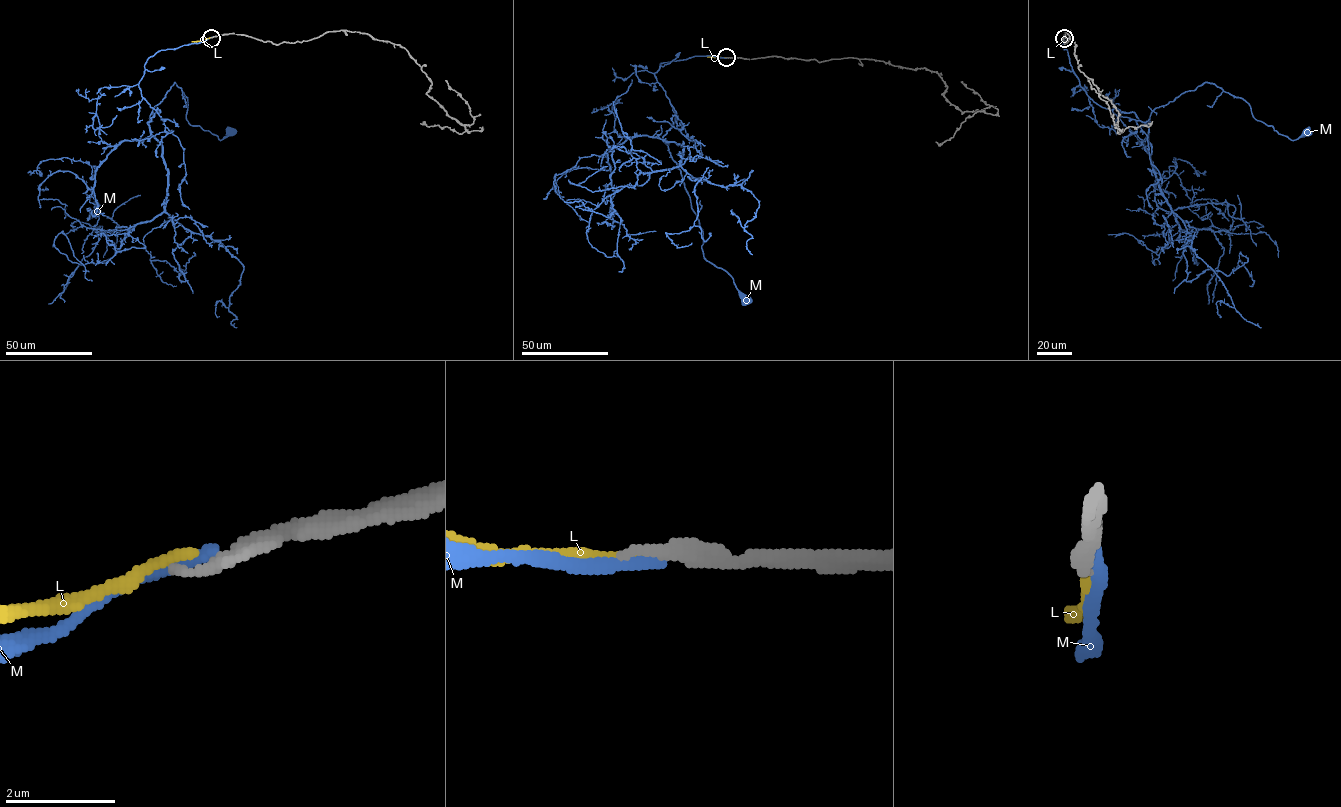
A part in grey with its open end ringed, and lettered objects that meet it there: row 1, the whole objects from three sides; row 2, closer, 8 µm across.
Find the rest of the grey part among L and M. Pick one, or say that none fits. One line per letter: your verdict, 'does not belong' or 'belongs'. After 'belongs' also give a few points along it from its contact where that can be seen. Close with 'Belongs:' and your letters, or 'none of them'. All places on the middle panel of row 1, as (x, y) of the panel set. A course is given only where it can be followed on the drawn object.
L: does not belong
M: does not belong
Belongs: none of them

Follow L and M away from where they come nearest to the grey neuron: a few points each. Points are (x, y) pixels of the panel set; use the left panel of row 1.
L: (210, 37), (191, 41)
M: (211, 37), (158, 51), (139, 87), (160, 111), (147, 123), (175, 82), (191, 125), (220, 140), (230, 132)

